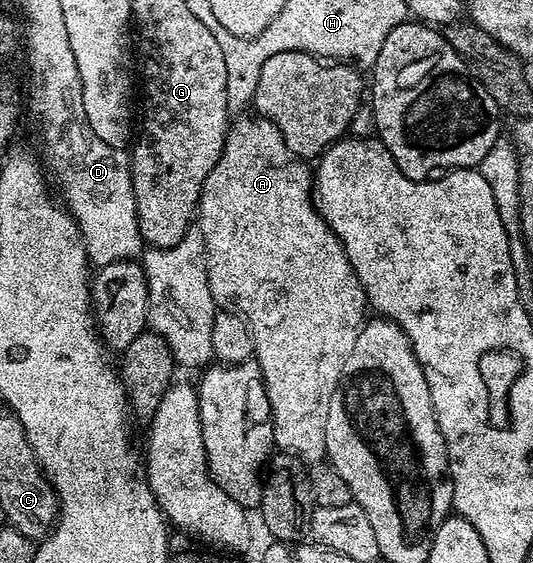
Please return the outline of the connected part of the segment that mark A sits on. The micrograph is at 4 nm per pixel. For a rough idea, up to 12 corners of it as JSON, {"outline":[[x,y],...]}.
{"outline":[[269,122],[229,125],[196,224],[273,447],[307,466],[368,301]]}

